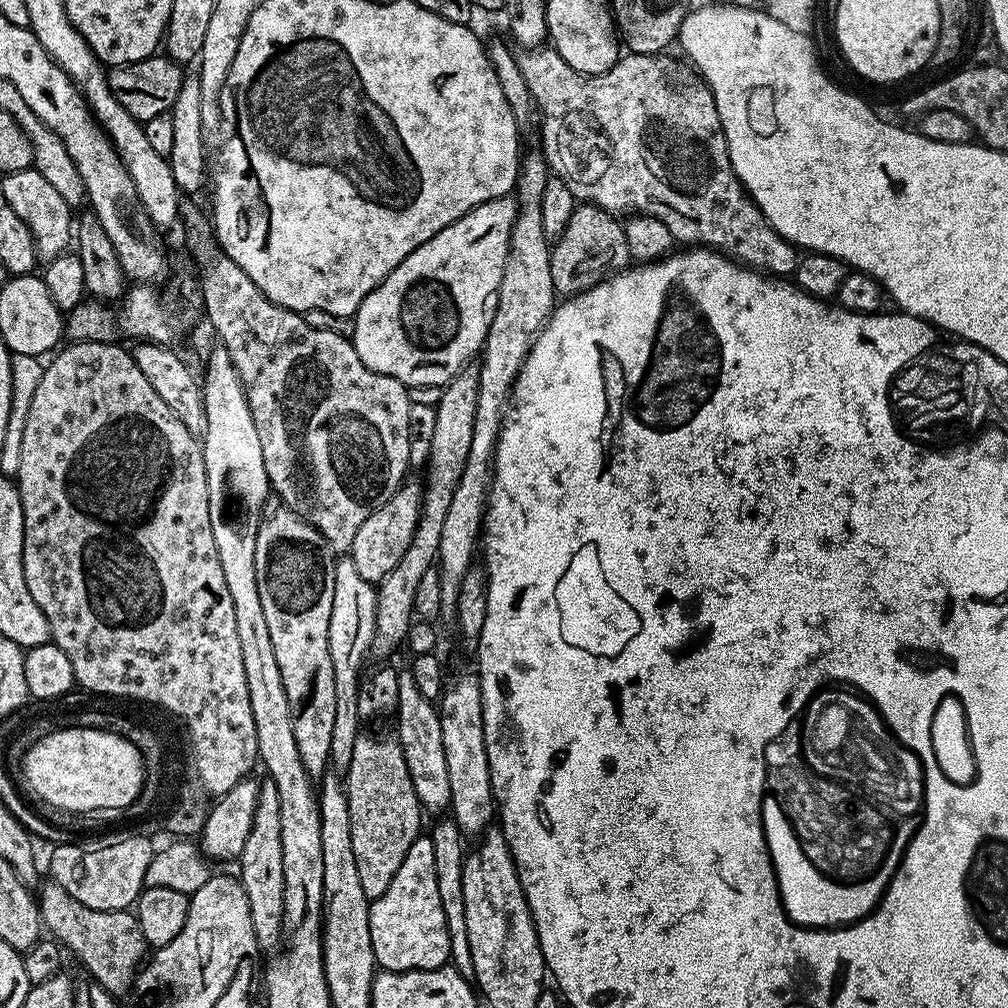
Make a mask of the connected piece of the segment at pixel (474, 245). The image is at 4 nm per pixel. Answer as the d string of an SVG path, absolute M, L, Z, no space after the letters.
M512 194L499 196L470 210L450 226L438 230L434 238L422 242L422 246L415 248L377 288L370 290L362 306L358 306L350 337L364 365L378 374L398 378L398 382L412 390L440 390L449 384L471 361L468 359L472 355L475 357L484 347L484 339L498 306L502 274L510 250L510 234L517 214L518 206Z

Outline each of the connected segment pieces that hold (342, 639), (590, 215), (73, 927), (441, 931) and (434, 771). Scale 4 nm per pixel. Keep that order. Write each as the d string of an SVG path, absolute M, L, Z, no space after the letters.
M350 558L336 560L334 570L334 610L330 610L330 662L334 662L334 734L330 737L330 764L337 773L347 773L350 760L354 758L354 742L362 735L362 721L358 714L358 694L360 681L365 671L364 659L369 659L374 638L374 622L376 621L376 588L362 574L358 574L354 562Z
M577 203L574 214L570 214L570 222L566 222L566 230L555 237L550 251L550 278L554 278L554 290L564 298L594 287L598 282L596 268L624 270L630 264L623 223L596 204Z
M48 882L38 892L38 899L45 929L88 967L87 975L91 979L101 984L113 996L123 997L123 992L133 987L136 973L146 956L144 935L135 915L128 910L90 910L90 906L82 906L78 898L70 898L70 894L66 894L66 890L62 890L62 886L55 882Z
M431 835L416 837L414 846L406 850L394 882L377 900L368 905L370 914L370 942L374 946L377 965L386 972L417 972L445 967L450 960L450 934L446 930L446 914L442 910L442 898L438 898L438 874L434 870L434 842Z
M411 671L400 672L398 678L398 706L394 713L397 732L394 732L395 739L400 741L402 754L406 758L406 766L410 770L410 782L414 782L414 794L418 794L418 802L425 813L440 812L450 805L450 773L446 767L446 753L442 747L442 722L437 705L428 700L418 690L418 682L414 682Z

